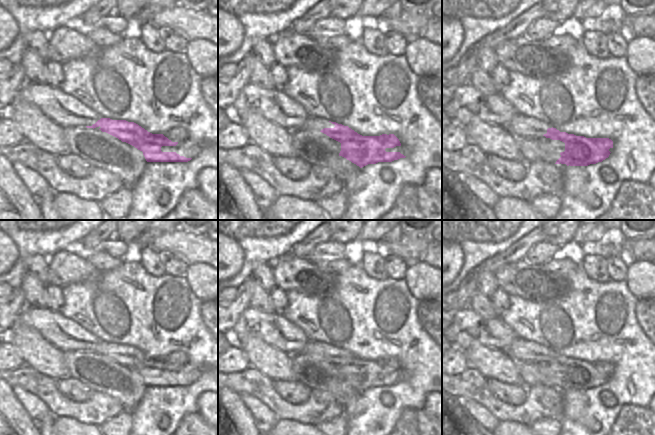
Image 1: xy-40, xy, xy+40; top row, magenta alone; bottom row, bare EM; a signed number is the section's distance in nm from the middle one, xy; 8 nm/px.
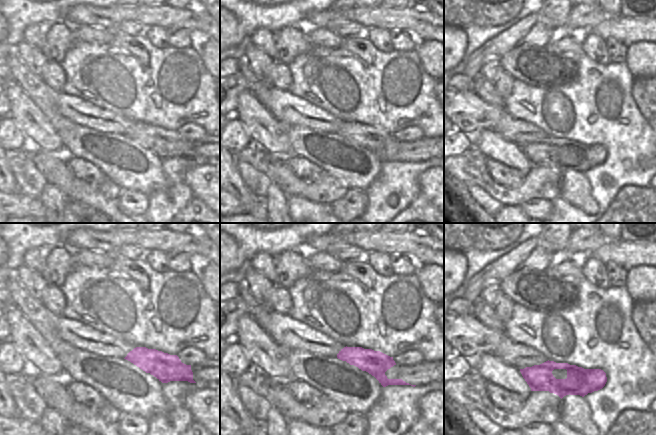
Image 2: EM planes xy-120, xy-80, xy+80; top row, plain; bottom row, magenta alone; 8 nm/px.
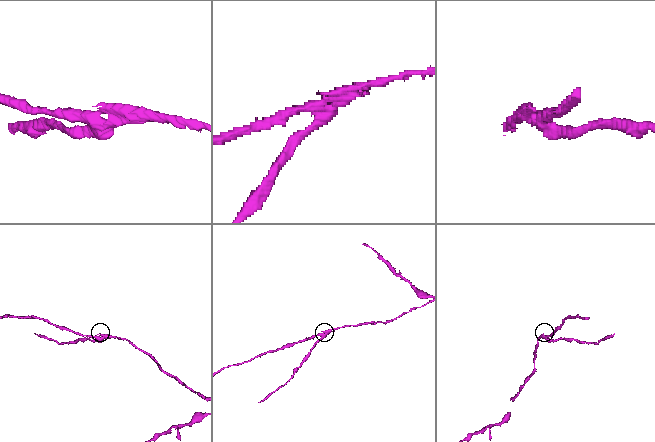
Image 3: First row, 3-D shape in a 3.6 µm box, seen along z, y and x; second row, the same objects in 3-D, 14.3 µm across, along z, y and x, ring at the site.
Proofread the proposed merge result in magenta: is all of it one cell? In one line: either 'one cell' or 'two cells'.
two cells

